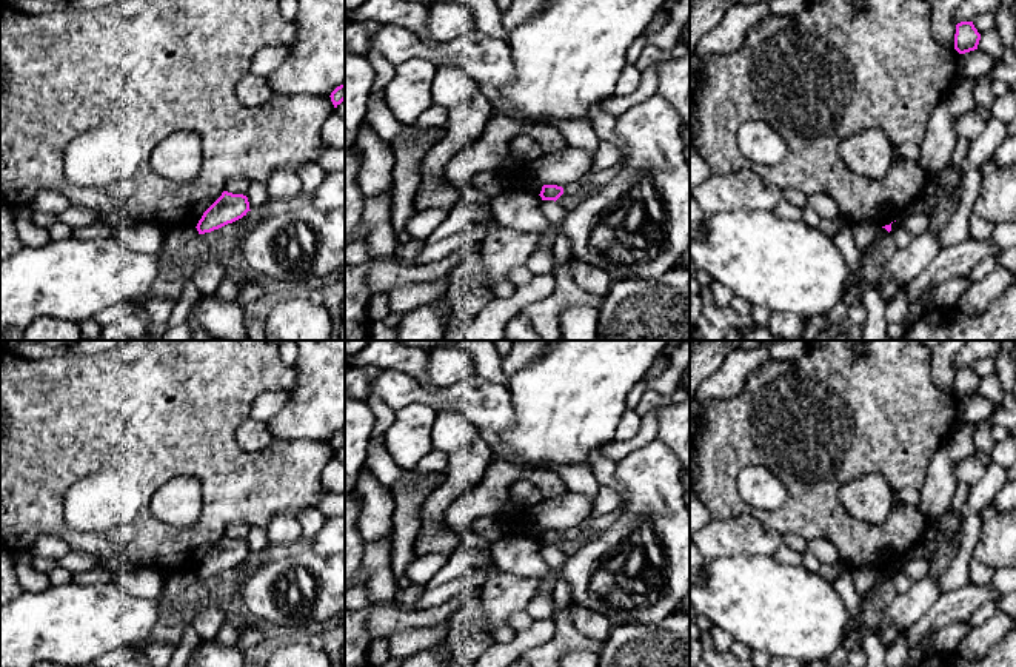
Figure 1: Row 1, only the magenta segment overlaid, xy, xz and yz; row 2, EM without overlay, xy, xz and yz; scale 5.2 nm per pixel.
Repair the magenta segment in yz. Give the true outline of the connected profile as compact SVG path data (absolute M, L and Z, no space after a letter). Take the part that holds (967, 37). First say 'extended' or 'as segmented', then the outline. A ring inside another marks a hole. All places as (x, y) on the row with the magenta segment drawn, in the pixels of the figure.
as segmented; M961 22L956 25L954 49L959 54L965 54L978 49L981 34L974 28L973 22Z

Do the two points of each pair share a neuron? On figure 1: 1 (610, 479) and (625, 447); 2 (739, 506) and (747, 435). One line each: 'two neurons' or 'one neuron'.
1: two neurons
2: one neuron

